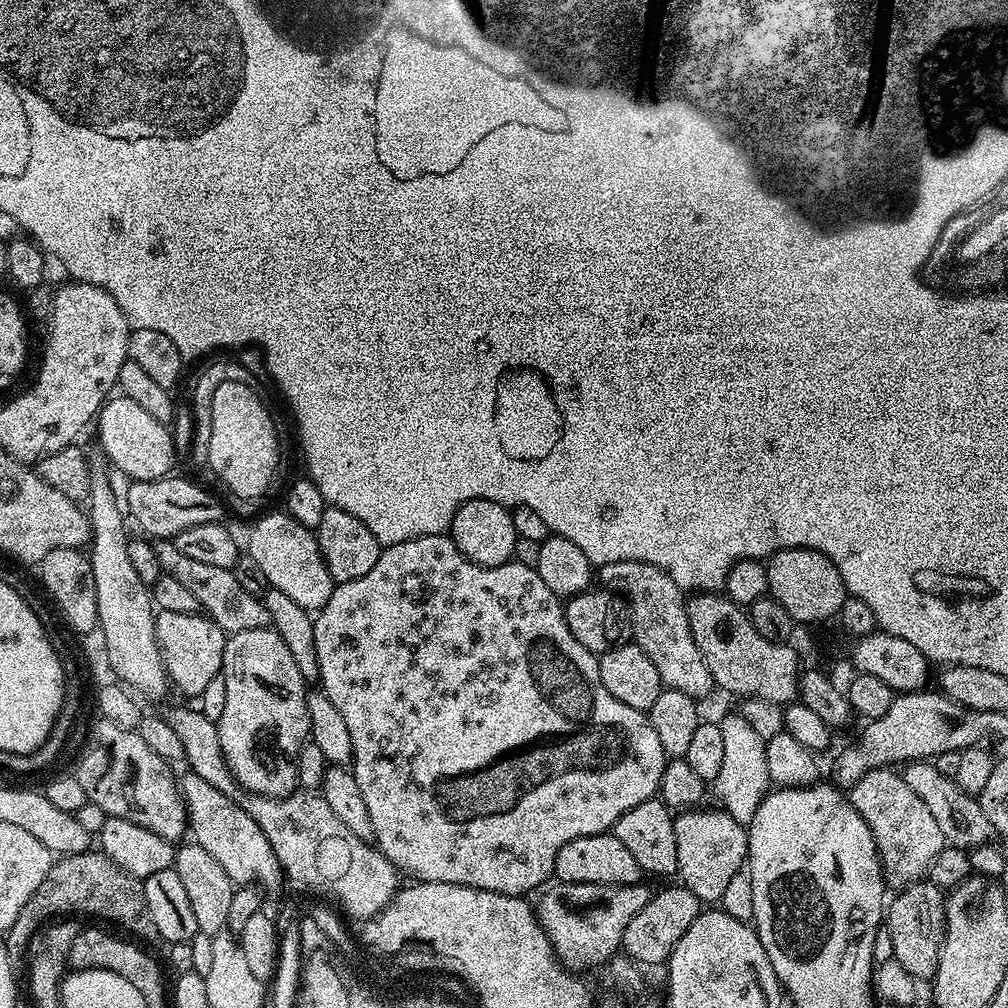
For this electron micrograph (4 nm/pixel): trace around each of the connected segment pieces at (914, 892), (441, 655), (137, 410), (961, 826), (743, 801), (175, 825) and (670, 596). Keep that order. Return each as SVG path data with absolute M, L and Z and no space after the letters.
M917 882L901 888L886 908L886 927L892 936L892 959L897 960L917 982L931 981L938 970L940 945L944 943L945 893L934 883Z
M451 535L419 536L406 542L387 545L381 551L378 562L374 562L374 570L370 570L370 574L362 574L362 578L354 578L354 582L336 584L330 594L330 602L326 602L326 606L315 613L314 619L316 622L314 642L320 666L319 683L324 693L330 698L330 702L334 702L334 706L338 706L338 710L342 710L342 718L346 718L346 726L349 728L350 738L354 742L354 754L350 767L358 782L358 787L362 789L362 798L370 810L370 822L374 822L375 847L379 848L380 853L401 873L407 874L409 872L412 878L420 882L457 884L507 896L524 896L529 894L528 892L534 891L539 884L545 883L544 885L547 885L549 883L550 877L556 870L558 850L562 850L562 846L566 846L566 842L574 842L574 838L579 836L605 835L609 830L615 829L618 818L623 812L634 810L634 806L653 799L659 793L660 783L664 777L666 757L658 733L654 731L654 726L645 713L634 710L634 706L626 706L626 702L618 702L618 698L614 698L614 694L610 694L610 690L606 690L606 686L602 686L602 674L597 653L586 650L582 646L582 642L578 642L578 638L574 638L574 634L570 634L570 626L566 626L564 604L561 597L555 596L550 590L550 586L546 586L546 582L542 582L542 578L536 573L535 568L517 562L509 562L502 566L490 566L489 568L478 566L461 554Z
M119 394L105 400L94 421L100 448L108 455L108 460L121 472L133 480L160 480L169 475L178 459L175 443L169 425L157 422L138 402Z
M914 760L903 765L902 775L906 786L910 786L910 790L914 790L918 798L922 798L922 802L926 802L926 810L930 810L934 822L938 822L938 830L942 830L945 841L951 847L971 850L989 843L989 836L994 831L978 798L973 793L962 790L953 777L942 774L935 763L926 760Z
M732 714L719 721L722 730L722 746L718 750L718 778L714 788L720 795L723 811L734 818L734 822L747 826L754 818L758 806L770 791L770 781L766 770L765 740L750 727L739 714Z
M97 719L96 725L88 732L88 741L80 752L80 761L74 768L74 774L78 782L82 782L82 790L86 790L86 798L89 804L102 806L102 810L110 816L126 818L154 834L158 834L163 840L180 842L185 839L189 831L188 809L184 807L184 799L180 796L177 777L172 777L169 761L158 758L146 742L142 742L139 731L130 728L119 728L110 722Z
M623 560L599 565L598 584L599 587L626 598L631 639L639 648L646 650L646 658L654 662L664 688L682 690L682 694L693 698L701 698L708 691L713 691L710 670L698 646L694 646L694 634L690 634L686 593L676 585L672 573L646 562Z

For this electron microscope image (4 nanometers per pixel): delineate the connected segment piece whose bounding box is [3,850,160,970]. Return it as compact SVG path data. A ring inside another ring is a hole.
M89 850L82 854L59 857L46 874L42 886L22 906L22 914L14 918L14 926L10 926L3 937L6 942L6 954L10 958L13 970L25 967L24 955L36 936L41 931L43 920L53 918L68 918L75 914L77 917L97 916L100 920L109 920L112 924L121 924L128 932L141 936L144 940L160 940L158 926L154 926L154 918L150 918L150 910L146 906L146 894L143 883L137 877L131 876L126 870L119 868L112 859L99 850Z

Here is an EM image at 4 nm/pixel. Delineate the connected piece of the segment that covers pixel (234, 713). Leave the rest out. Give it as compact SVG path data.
M271 627L231 633L224 641L222 675L226 682L226 706L220 720L216 721L216 729L232 777L245 792L252 792L255 796L279 800L291 796L298 788L298 758L305 744L309 743L312 723L308 713L309 689L290 650L286 650L286 642L282 642Z

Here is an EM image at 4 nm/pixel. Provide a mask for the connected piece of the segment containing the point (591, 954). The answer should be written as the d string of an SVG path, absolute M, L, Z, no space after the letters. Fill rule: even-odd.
M553 883L534 911L561 965L573 974L584 974L587 968L611 961L621 951L630 918L634 918L654 895L653 889L648 889L646 884Z

